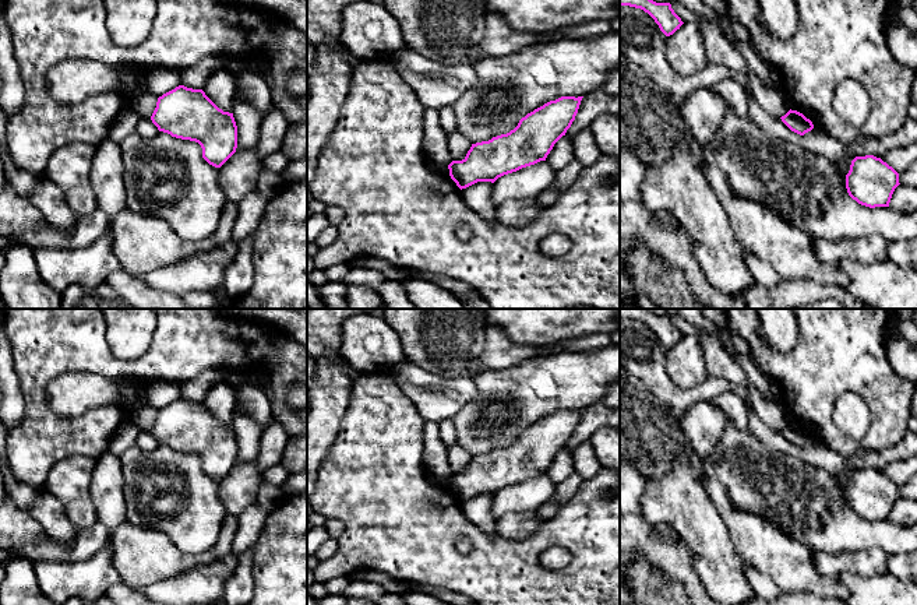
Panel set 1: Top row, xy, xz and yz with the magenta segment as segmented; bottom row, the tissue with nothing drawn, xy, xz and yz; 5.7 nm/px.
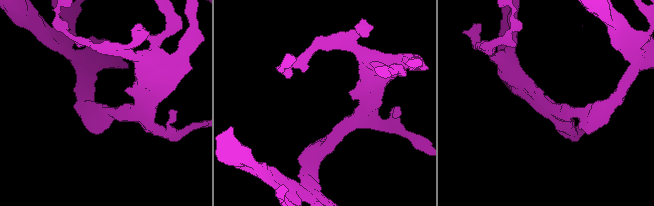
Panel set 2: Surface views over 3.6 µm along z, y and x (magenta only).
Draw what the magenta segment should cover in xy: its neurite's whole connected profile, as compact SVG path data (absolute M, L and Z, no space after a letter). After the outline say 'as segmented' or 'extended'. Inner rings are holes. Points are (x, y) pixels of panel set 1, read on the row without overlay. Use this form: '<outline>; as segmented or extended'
M179 398L163 407L151 433L159 444L198 455L202 471L215 481L221 481L236 465L233 426L219 422L202 402Z; as segmented

